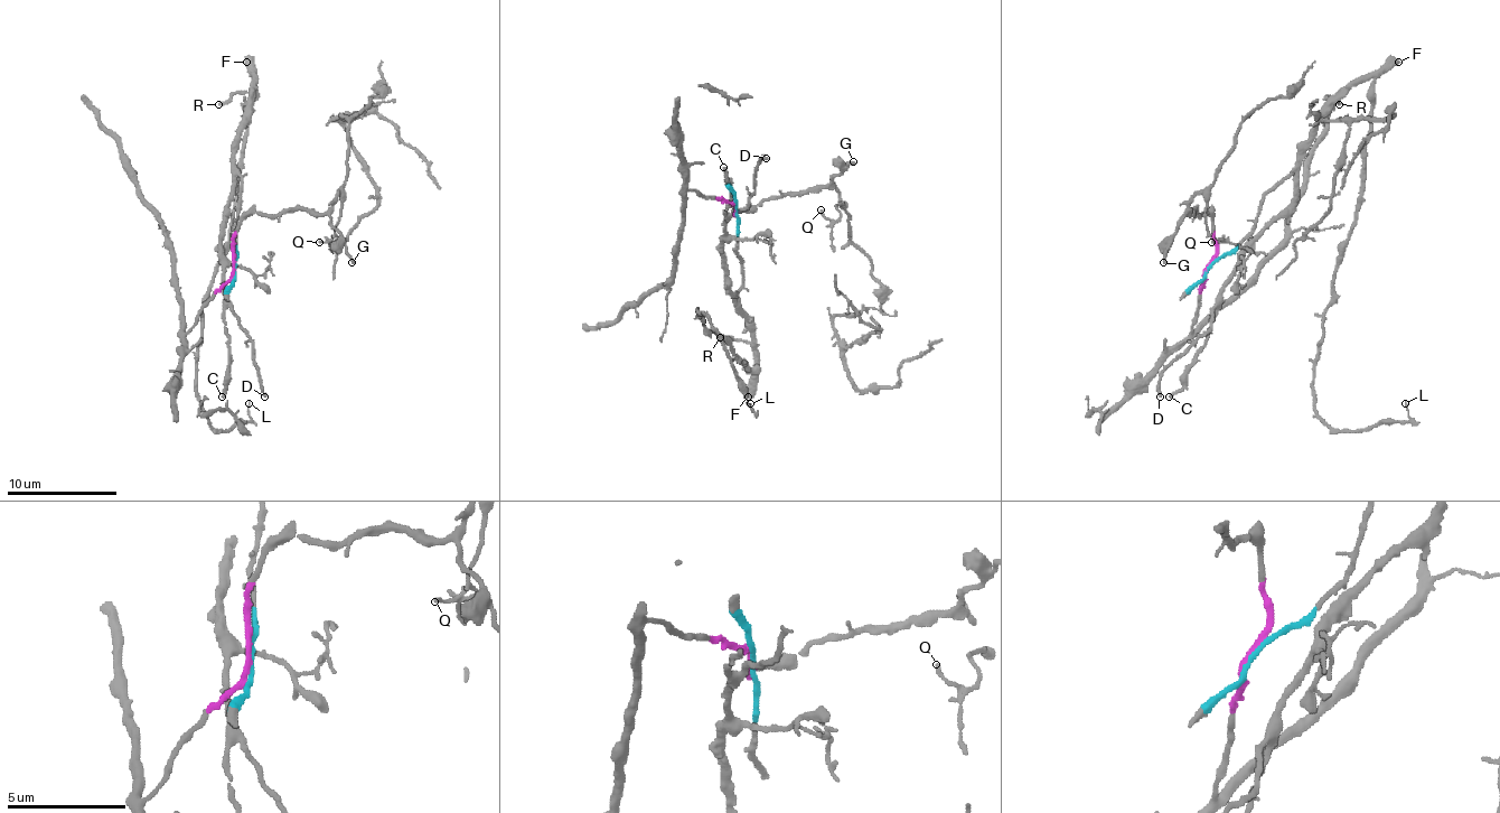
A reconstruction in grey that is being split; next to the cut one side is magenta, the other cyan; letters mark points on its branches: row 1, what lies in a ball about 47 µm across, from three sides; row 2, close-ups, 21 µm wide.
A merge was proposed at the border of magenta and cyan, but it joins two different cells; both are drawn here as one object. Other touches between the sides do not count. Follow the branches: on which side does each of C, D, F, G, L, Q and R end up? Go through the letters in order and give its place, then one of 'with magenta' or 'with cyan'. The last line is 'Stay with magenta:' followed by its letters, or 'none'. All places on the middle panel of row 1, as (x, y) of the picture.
C: at (723, 167); with cyan
D: at (766, 158); with cyan
F: at (748, 396); with cyan
G: at (853, 161); with magenta
L: at (750, 403); with cyan
Q: at (821, 209); with magenta
R: at (720, 337); with cyan
Stay with magenta: G, Q

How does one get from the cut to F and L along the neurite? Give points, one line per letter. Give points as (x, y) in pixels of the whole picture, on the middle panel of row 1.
F: (736, 207), (736, 252), (741, 260), (736, 304), (752, 334), (756, 351), (756, 389), (747, 398)
L: (736, 207), (741, 260), (736, 292), (756, 367), (750, 370), (697, 312), (720, 337), (750, 403)

